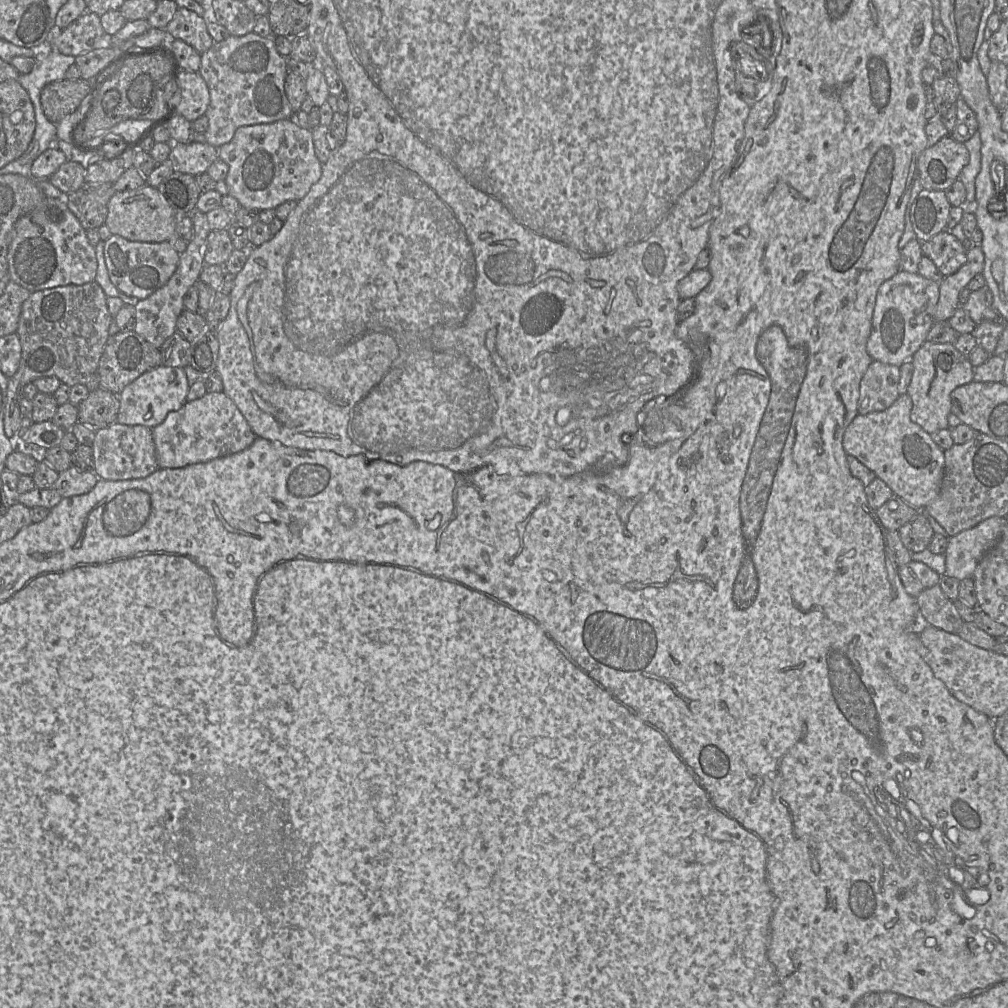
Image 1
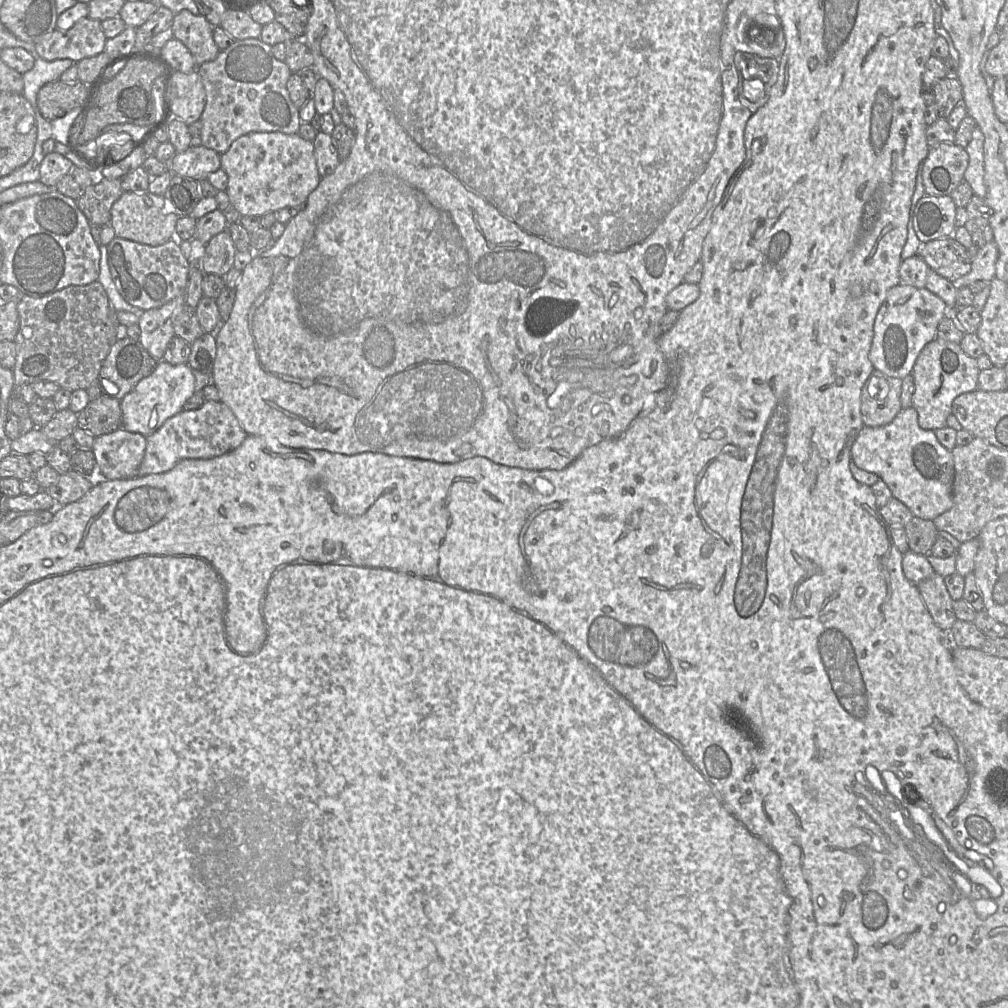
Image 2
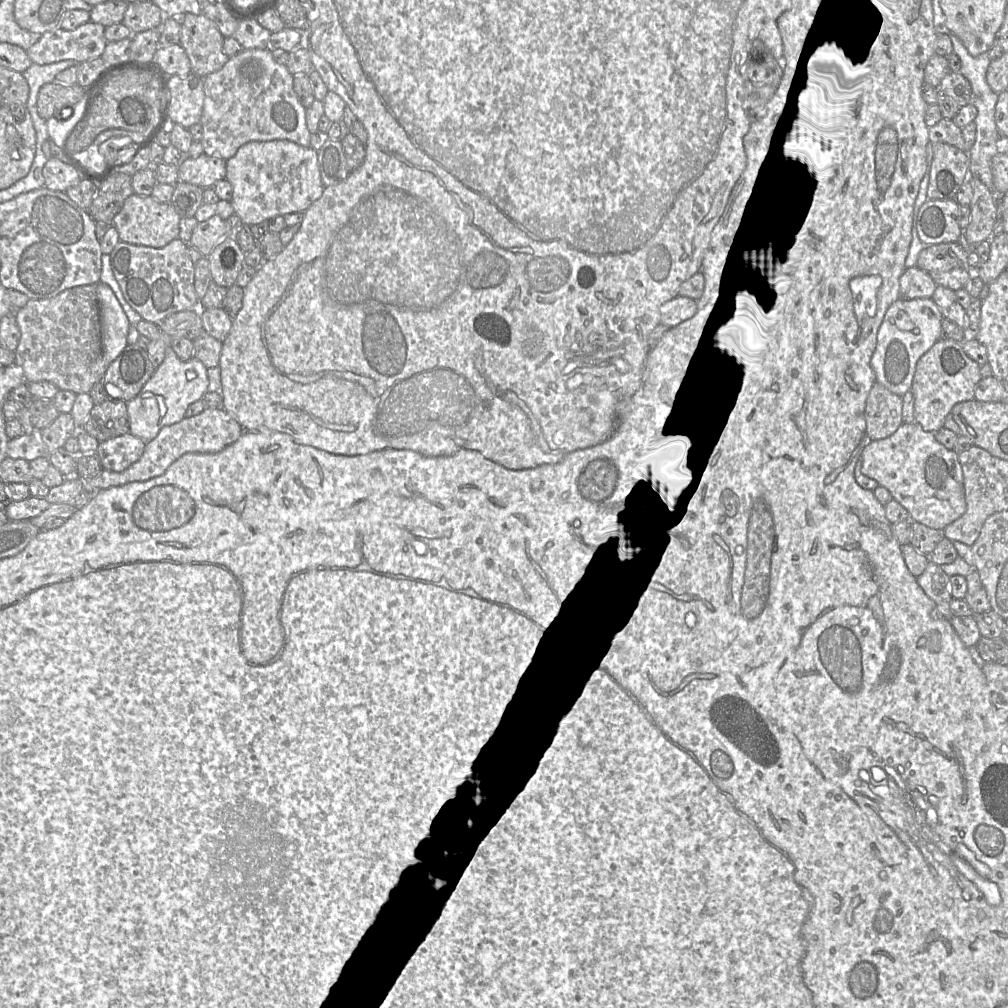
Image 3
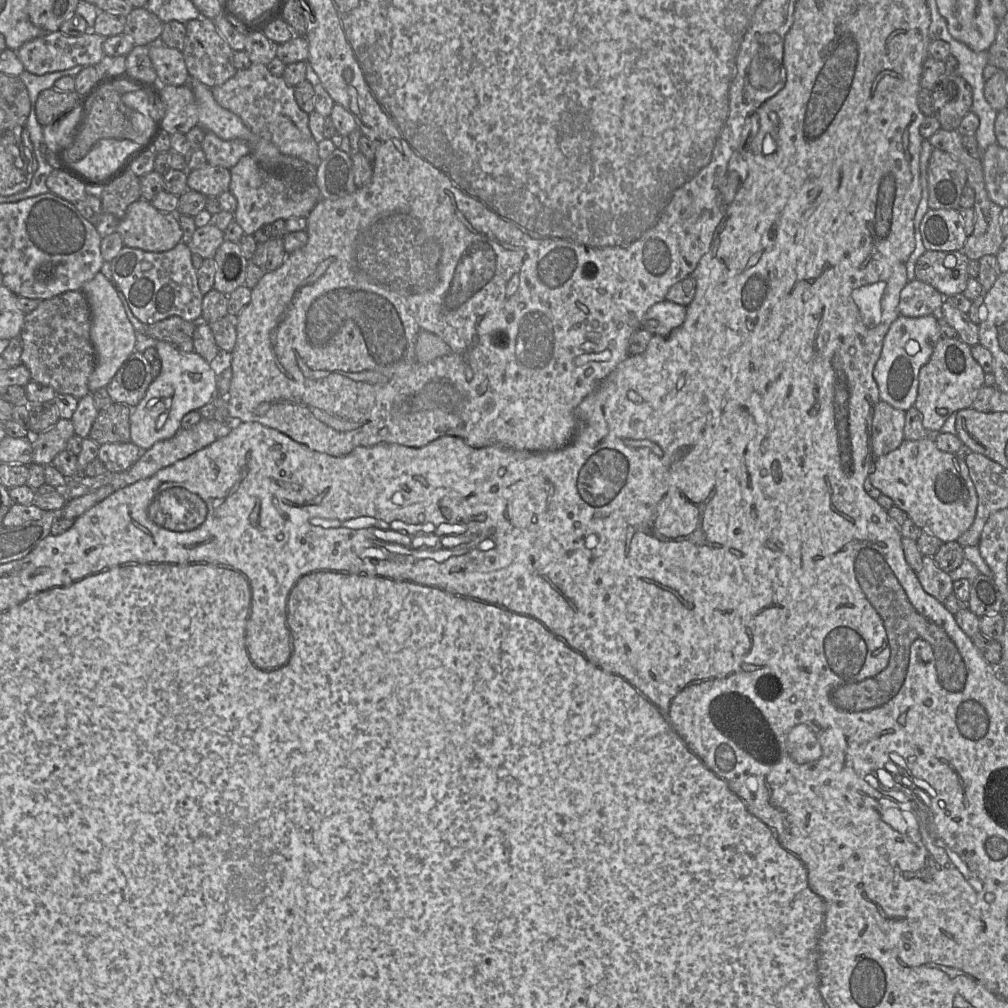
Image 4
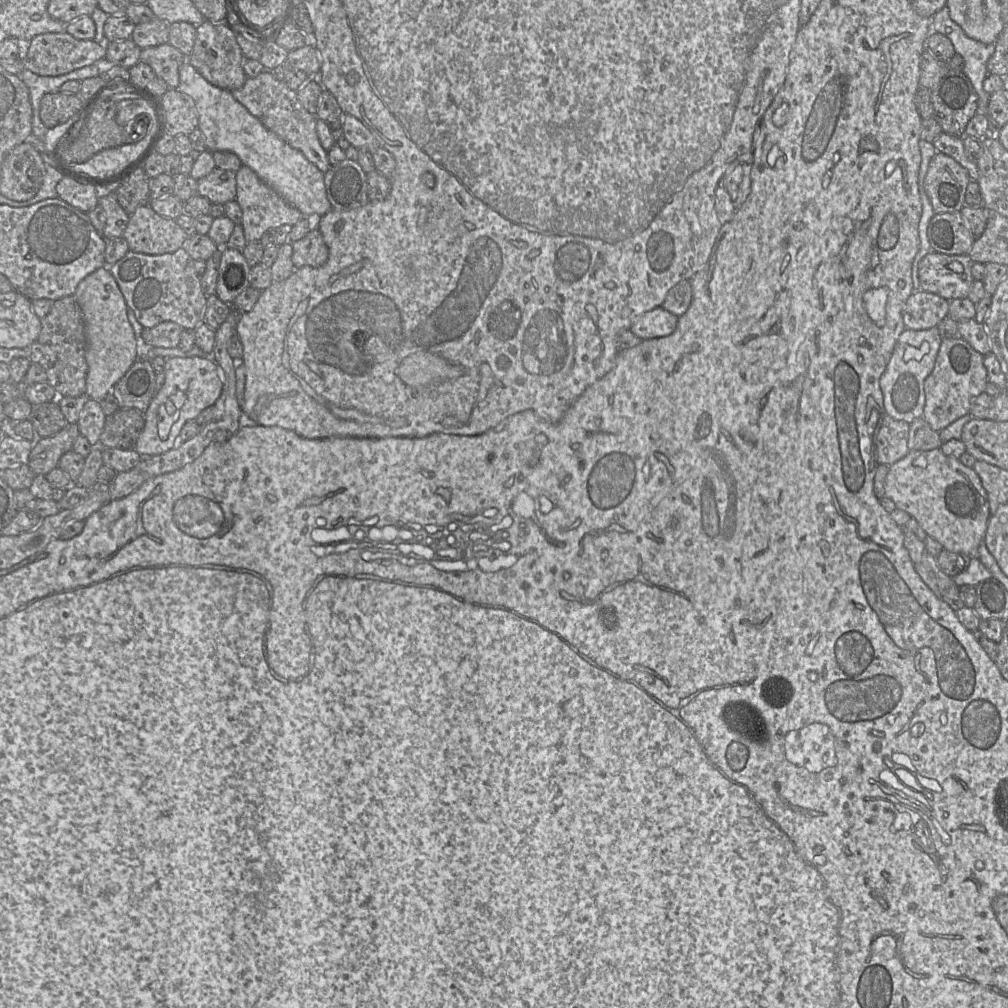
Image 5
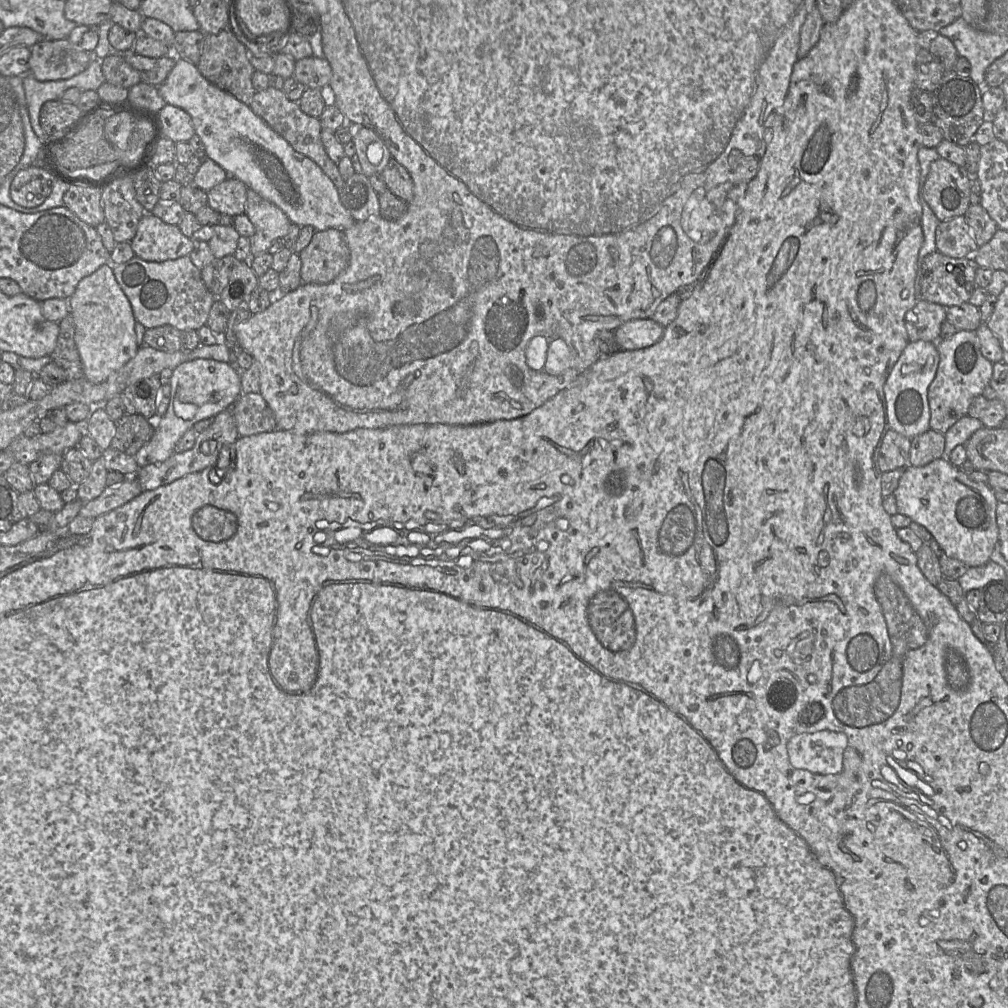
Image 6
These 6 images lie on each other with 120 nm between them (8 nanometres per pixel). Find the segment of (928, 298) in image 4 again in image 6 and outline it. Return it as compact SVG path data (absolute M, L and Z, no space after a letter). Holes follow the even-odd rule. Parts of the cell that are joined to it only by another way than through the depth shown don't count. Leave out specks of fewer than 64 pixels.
M918 299L905 315L905 327L910 342L919 340L937 343L942 323L946 320L946 308L936 303Z

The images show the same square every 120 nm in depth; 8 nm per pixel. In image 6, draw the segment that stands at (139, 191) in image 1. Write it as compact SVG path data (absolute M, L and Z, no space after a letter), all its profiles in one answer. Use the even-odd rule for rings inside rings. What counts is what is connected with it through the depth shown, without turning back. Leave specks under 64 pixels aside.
M146 213L141 218L136 235L130 242L135 256L148 262L163 262L189 256L195 243L177 225L167 224L152 213Z

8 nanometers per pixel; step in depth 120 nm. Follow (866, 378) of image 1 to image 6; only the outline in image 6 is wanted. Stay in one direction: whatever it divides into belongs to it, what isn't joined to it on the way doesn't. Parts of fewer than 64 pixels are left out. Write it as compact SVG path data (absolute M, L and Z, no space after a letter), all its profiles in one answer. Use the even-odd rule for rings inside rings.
M887 428L877 451L877 466L884 473L909 465L911 439Z

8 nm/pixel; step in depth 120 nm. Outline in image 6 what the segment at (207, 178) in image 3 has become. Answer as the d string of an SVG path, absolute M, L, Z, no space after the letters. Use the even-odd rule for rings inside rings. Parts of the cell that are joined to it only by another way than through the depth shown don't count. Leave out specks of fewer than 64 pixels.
M228 177L207 192L208 205L220 214L235 217L245 214L247 186L234 177Z

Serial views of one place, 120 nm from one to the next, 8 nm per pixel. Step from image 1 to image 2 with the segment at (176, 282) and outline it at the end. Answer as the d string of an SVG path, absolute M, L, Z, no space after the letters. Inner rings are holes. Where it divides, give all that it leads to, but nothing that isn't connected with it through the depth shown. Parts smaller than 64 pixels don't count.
M179 296L159 308L143 311L139 316L139 340L156 361L163 360L167 345L175 336L173 321L184 304L185 296Z

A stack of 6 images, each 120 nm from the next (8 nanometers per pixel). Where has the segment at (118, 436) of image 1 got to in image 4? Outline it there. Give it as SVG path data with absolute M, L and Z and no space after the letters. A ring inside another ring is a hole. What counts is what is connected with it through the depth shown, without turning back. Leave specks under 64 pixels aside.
M131 441L106 443L99 446L98 458L108 472L122 472L137 462L142 452L143 450Z

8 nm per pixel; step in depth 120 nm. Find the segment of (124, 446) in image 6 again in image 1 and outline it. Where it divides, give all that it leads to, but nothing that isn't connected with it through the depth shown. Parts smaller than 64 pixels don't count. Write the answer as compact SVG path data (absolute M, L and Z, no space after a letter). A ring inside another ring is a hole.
M102 387L90 391L78 407L78 422L99 430L116 422L119 396Z

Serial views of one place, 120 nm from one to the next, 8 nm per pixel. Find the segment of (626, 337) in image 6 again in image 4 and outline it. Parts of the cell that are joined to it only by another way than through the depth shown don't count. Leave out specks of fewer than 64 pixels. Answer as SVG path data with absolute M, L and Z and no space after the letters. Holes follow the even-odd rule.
M663 300L652 305L645 313L641 328L652 335L667 335L685 321L687 308L683 305Z

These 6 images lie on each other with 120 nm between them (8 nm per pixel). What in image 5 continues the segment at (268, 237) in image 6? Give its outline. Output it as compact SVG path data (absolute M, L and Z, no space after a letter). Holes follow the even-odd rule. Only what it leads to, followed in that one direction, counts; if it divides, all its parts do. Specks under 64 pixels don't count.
M242 165L236 172L236 182L236 200L242 209L241 224L247 243L260 242L267 230L276 229L285 224L294 226L305 218L297 208L287 203L271 187L261 180L251 168Z

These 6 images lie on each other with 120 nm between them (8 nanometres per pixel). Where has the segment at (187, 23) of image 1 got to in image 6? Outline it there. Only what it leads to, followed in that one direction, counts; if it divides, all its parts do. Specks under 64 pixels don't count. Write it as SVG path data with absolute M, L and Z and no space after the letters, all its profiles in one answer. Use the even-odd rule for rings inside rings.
M229 22L227 28L221 30L219 33L205 34L197 68L209 82L231 94L244 104L250 105L256 92L252 85L252 74L255 69L249 61L247 48L233 34Z

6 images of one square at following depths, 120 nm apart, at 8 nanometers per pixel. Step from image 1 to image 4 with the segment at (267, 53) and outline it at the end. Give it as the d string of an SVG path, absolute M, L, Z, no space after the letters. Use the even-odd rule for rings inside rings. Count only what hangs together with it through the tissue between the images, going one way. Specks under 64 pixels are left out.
M252 63L247 69L237 70L235 75L222 85L210 88L221 107L239 116L253 133L272 142L283 155L297 157L310 165L319 166L322 159L319 157L318 143L308 126L309 114L300 109L295 100L294 87L288 85L282 76L271 74L264 64ZM205 131L202 150L208 164L230 170L239 160L250 154L249 145L242 140L223 140L211 131Z

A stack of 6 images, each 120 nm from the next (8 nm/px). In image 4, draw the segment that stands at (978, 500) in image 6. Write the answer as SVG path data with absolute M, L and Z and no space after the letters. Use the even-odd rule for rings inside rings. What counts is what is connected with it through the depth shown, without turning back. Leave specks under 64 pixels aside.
M932 435L920 440L904 439L896 450L875 458L868 479L890 497L894 505L902 509L921 530L931 533L944 543L957 541L974 521L978 497L965 459L955 453L940 450Z

